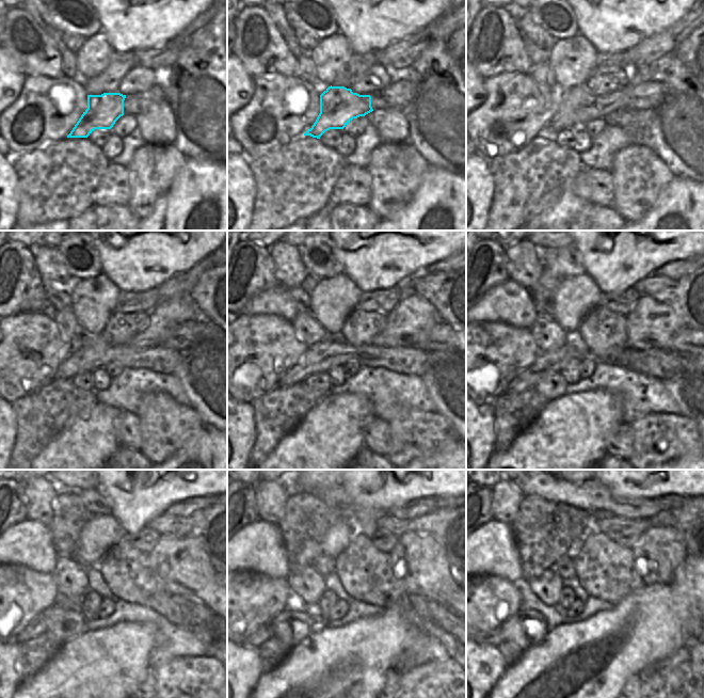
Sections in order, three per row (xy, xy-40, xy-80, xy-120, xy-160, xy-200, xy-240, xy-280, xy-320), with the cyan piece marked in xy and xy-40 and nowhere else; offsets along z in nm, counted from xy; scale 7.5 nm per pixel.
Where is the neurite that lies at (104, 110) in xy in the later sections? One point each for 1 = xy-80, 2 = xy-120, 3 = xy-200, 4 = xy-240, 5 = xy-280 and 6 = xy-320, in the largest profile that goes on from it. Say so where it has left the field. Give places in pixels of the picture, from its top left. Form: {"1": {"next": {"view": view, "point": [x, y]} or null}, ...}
{"1": {"next": {"view": "xy-80", "point": [578, 107]}}, "2": {"next": {"view": "xy-120", "point": [144, 351]}}, "3": {"next": {"view": "xy-200", "point": [652, 326]}}, "4": {"next": {"view": "xy-240", "point": [182, 566]}}, "5": {"next": {"view": "xy-280", "point": [418, 559]}}, "6": {"next": {"view": "xy-320", "point": [659, 551]}}}

